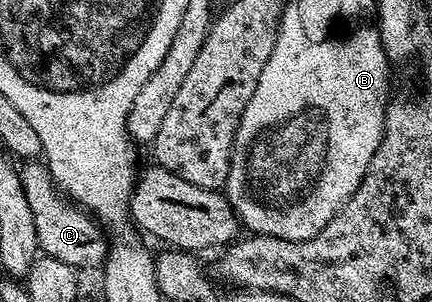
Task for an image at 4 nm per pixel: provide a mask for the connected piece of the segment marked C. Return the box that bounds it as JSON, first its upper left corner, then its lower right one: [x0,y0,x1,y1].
[21,159,108,271]

